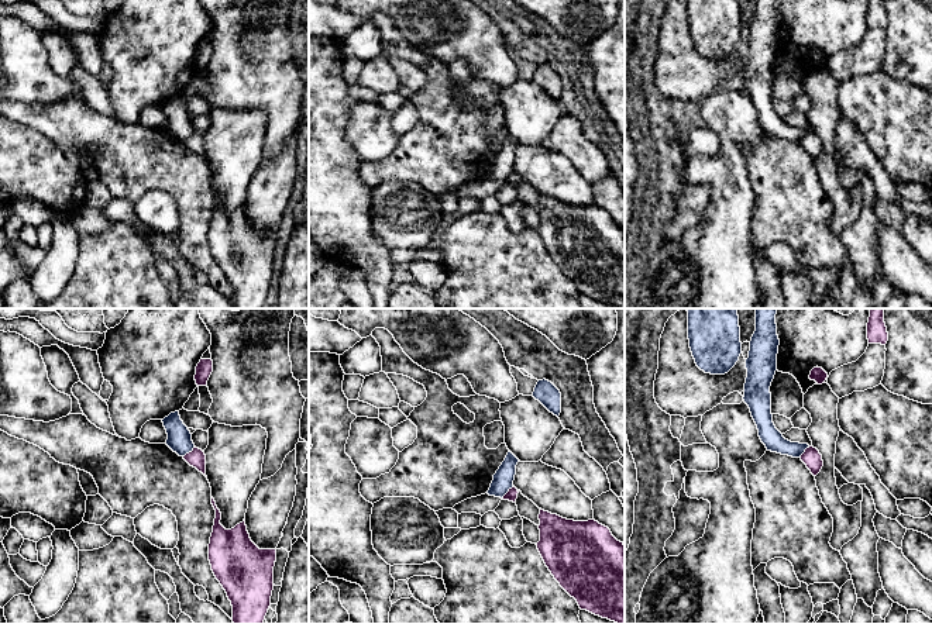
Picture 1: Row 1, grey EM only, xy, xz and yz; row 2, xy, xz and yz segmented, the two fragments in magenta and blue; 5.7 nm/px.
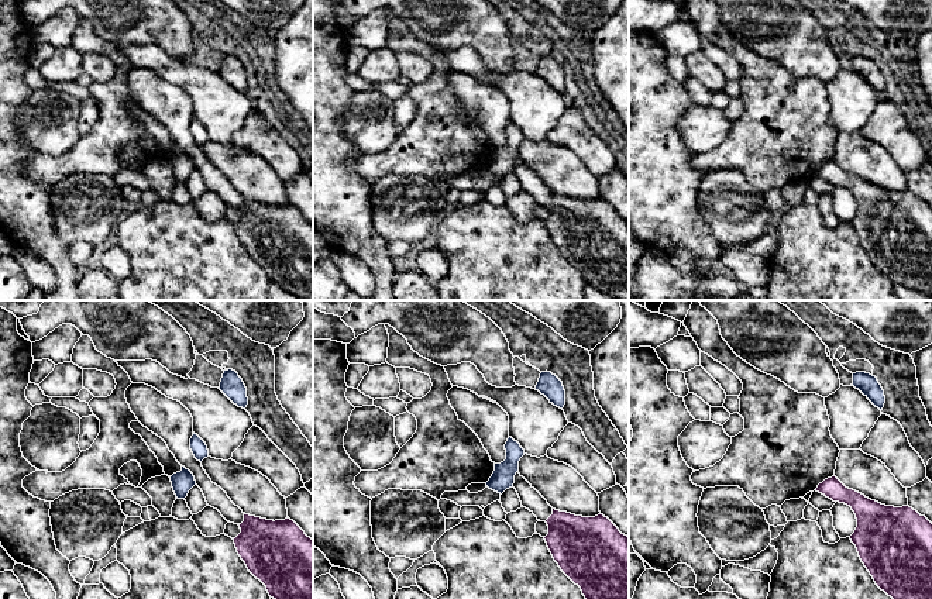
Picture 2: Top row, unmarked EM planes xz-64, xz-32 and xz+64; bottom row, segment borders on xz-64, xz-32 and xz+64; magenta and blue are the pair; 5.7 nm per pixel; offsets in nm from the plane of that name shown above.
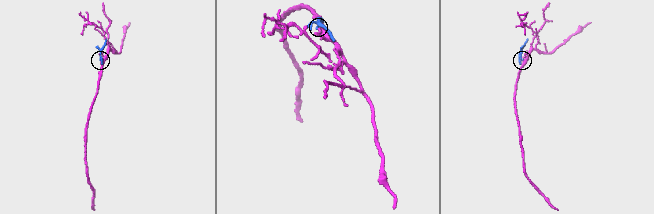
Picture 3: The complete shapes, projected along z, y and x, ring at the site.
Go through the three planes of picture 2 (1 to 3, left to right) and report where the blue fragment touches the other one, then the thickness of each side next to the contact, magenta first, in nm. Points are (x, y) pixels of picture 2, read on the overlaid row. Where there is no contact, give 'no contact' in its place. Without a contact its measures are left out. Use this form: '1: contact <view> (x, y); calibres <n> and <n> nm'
1: no contact
2: no contact
3: no contact

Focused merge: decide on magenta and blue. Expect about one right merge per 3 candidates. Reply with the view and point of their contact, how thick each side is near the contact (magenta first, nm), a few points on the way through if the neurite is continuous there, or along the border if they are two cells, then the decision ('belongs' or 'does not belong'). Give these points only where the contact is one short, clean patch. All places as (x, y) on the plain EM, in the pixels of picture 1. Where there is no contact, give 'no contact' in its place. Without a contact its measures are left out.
meets magenta in xz at (508, 176); 60 nm thick on the magenta side, 120 nm on the other; border along xz (513, 171), (501, 182); does not belong

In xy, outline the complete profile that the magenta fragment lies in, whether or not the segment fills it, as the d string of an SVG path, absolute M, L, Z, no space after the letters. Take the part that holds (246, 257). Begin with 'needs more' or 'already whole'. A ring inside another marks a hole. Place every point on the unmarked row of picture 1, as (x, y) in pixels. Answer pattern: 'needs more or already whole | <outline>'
already whole | M213 182L211 189L216 194L216 203L209 228L209 245L216 263L231 286L231 304L234 308L262 308L271 290L276 234L259 234L250 223L245 203L234 213L226 214L220 208L221 197Z

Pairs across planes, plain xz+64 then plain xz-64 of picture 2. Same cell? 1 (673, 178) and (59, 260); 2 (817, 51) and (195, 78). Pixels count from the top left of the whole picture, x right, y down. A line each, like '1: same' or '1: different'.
1: same
2: different

